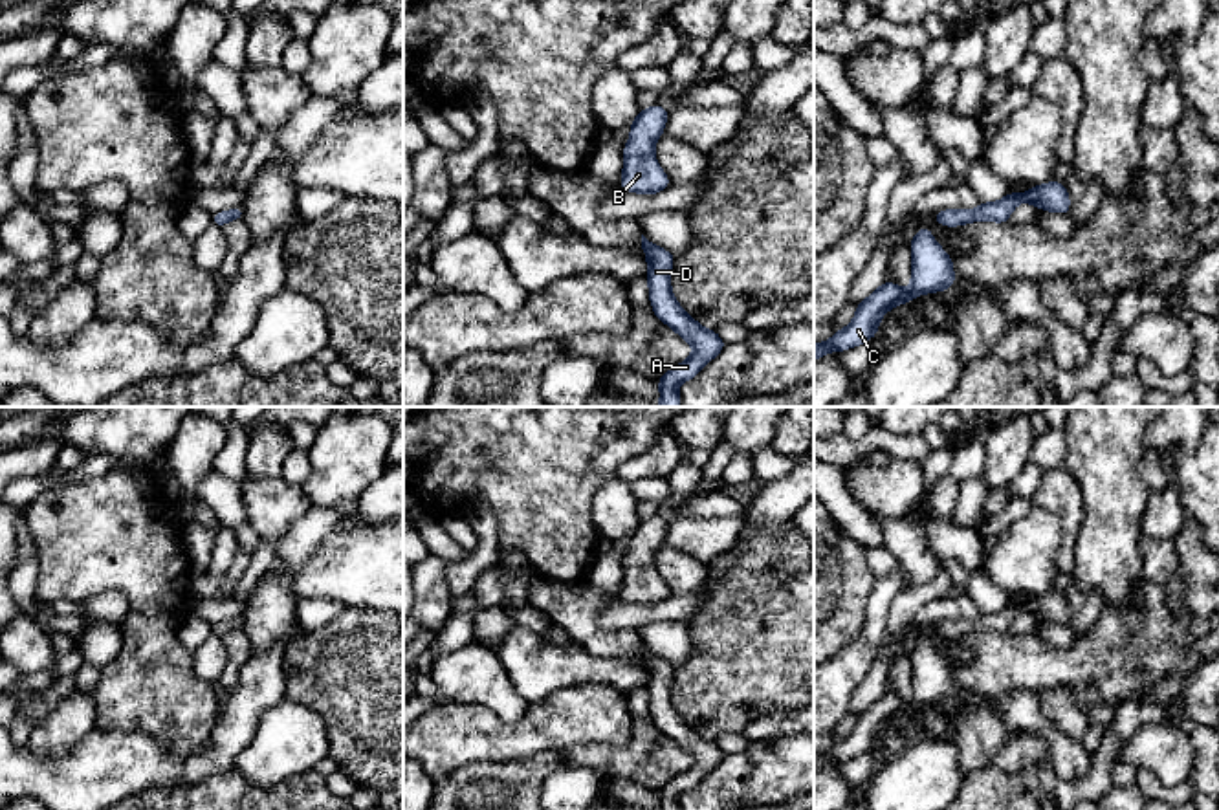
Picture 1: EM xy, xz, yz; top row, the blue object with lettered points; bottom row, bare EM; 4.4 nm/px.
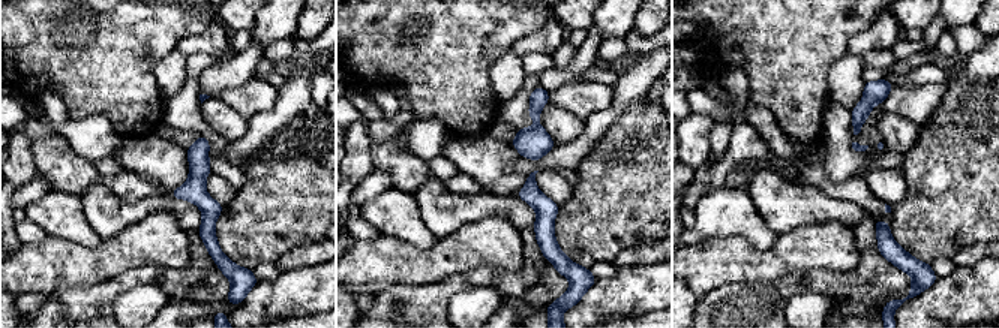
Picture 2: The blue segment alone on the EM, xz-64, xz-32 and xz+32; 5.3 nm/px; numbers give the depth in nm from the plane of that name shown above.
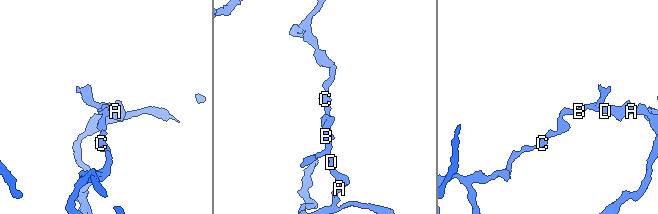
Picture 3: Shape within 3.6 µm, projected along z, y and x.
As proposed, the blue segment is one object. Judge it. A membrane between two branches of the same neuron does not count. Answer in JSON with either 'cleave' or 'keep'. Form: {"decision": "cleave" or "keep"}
{"decision": "keep"}

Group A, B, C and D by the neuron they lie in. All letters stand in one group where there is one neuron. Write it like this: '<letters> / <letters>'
A B C D

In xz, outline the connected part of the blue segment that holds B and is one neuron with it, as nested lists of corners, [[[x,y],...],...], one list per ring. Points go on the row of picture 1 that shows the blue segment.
[[[653,104],[638,112],[631,125],[631,136],[623,148],[623,191],[651,196],[671,185],[667,174],[654,158],[654,143],[664,134],[669,112]]]

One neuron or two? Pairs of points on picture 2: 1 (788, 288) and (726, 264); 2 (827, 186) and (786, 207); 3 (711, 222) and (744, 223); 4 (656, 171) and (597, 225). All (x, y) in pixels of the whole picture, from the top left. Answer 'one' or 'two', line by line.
1: two
2: two
3: one
4: one

